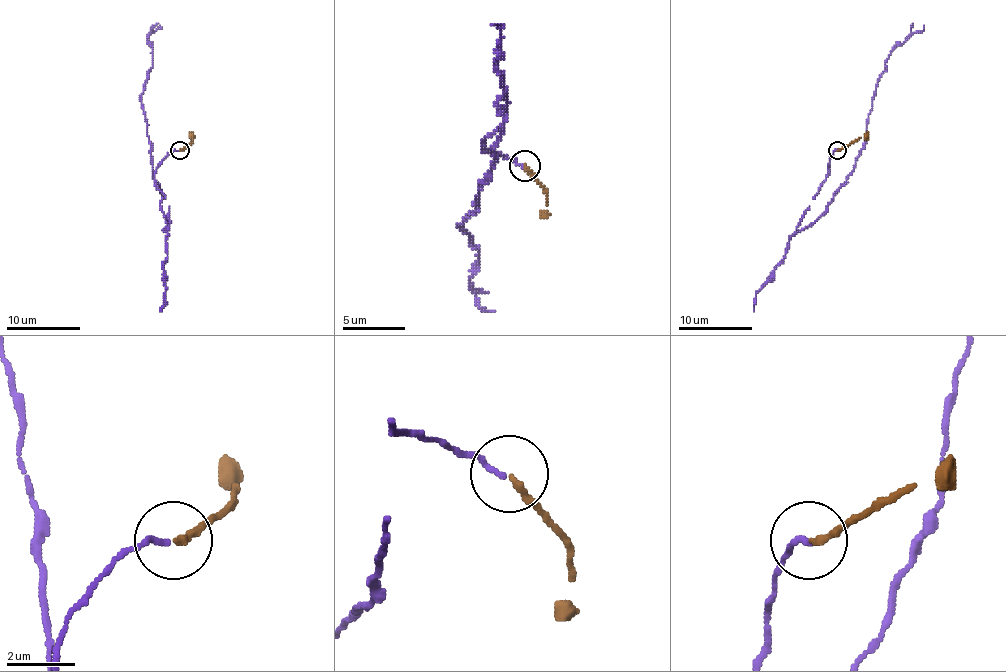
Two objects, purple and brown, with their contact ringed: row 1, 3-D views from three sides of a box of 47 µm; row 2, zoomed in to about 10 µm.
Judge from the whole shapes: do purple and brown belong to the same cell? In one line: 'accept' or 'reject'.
accept

